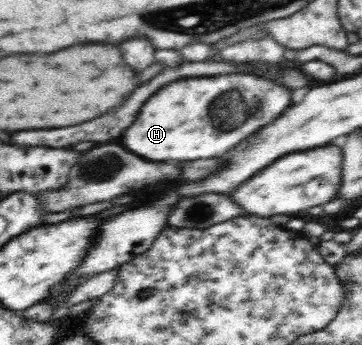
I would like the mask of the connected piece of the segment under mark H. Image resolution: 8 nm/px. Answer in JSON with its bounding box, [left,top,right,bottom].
[121,73,293,161]

